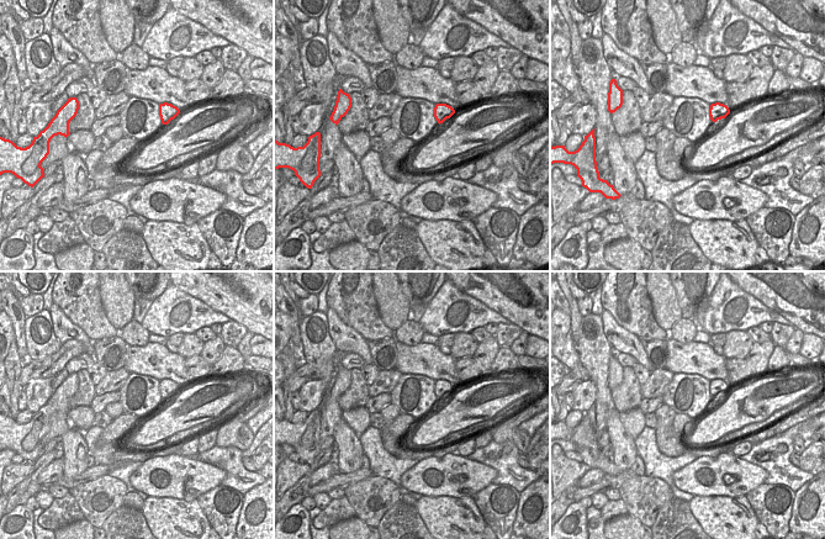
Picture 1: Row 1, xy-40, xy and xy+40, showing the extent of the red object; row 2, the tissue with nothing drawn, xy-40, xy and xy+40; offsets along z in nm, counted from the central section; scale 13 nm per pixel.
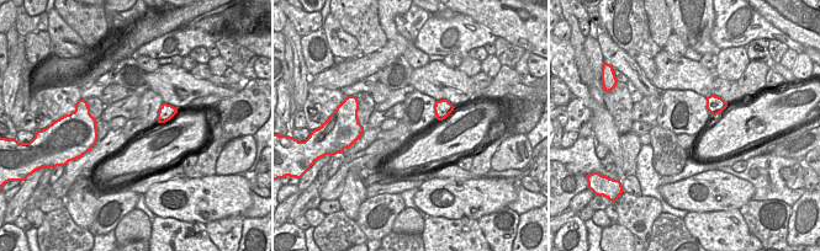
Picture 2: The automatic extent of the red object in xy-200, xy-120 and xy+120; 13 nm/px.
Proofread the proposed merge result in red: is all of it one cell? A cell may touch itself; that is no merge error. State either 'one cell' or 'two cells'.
one cell

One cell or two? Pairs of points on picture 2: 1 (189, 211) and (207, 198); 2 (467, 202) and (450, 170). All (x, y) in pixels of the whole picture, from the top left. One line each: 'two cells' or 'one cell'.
1: one cell
2: two cells

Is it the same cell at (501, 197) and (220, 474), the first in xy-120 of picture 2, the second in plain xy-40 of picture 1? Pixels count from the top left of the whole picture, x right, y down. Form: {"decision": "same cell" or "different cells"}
{"decision": "same cell"}

